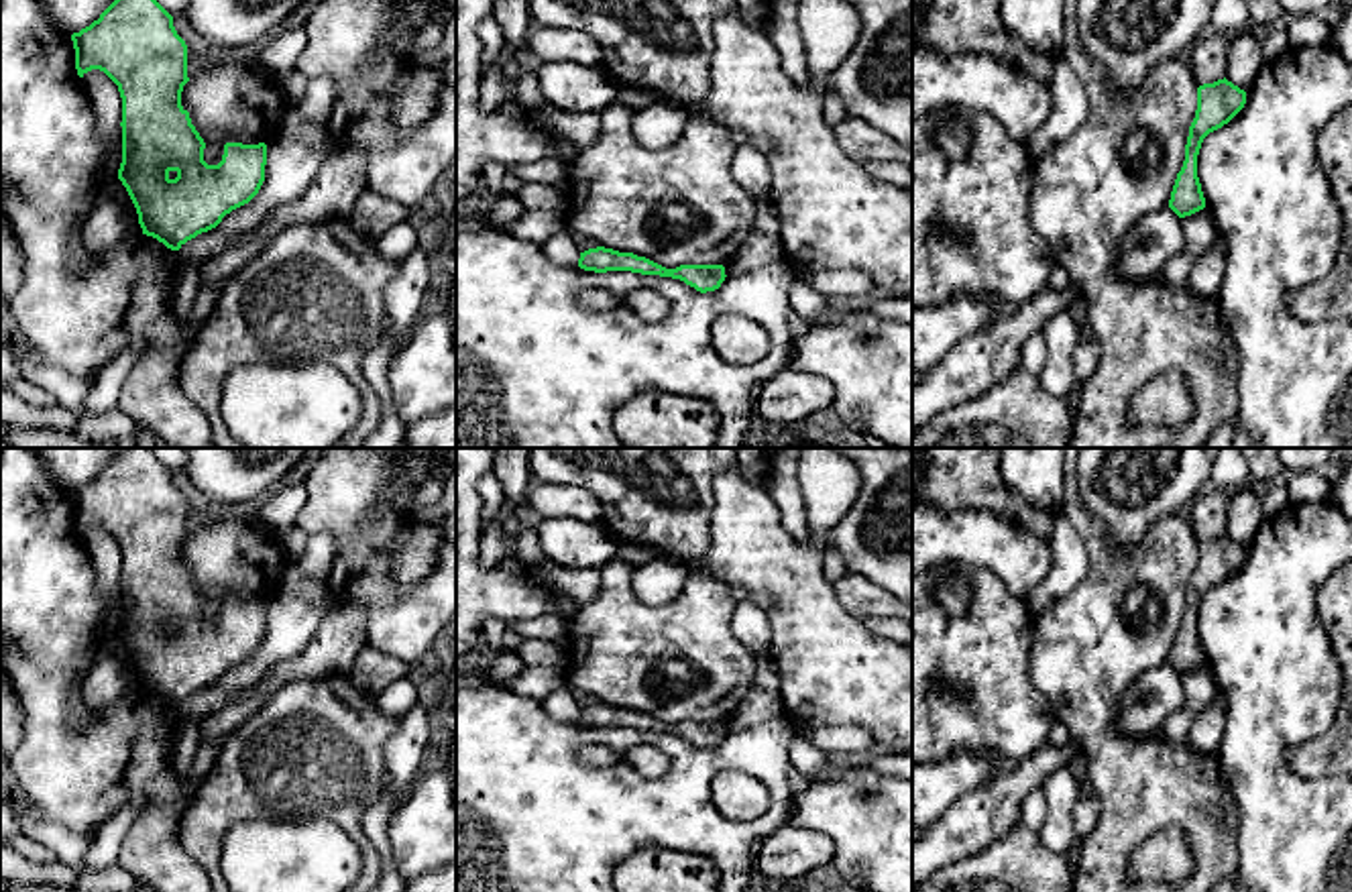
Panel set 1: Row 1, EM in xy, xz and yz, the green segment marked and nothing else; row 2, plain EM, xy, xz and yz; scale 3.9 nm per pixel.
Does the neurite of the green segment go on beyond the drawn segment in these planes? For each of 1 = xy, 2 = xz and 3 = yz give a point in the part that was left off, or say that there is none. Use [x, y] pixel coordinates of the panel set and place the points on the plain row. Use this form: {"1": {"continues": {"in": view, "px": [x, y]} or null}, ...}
{"1": {"continues": null}, "2": {"continues": null}, "3": {"continues": null}}

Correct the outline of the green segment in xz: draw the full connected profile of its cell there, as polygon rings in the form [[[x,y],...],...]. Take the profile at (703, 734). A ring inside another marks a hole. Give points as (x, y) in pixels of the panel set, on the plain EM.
[[[605,703],[580,709],[578,723],[595,729],[631,727],[641,731],[672,733],[684,737],[700,749],[719,745],[727,733],[723,721],[680,721],[676,725],[666,725],[645,713]]]

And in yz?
[[[1218,536],[1197,544],[1197,566],[1189,582],[1185,617],[1177,629],[1169,664],[1179,672],[1191,672],[1205,664],[1205,654],[1197,633],[1197,611],[1203,595],[1228,580],[1246,560],[1246,548],[1232,538]]]

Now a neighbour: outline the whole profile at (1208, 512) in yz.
[[[1207,491],[1191,503],[1191,525],[1199,542],[1226,534],[1228,503],[1224,497]]]

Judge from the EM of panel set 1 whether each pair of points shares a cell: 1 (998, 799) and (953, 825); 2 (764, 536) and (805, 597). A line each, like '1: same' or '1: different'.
1: same
2: same

